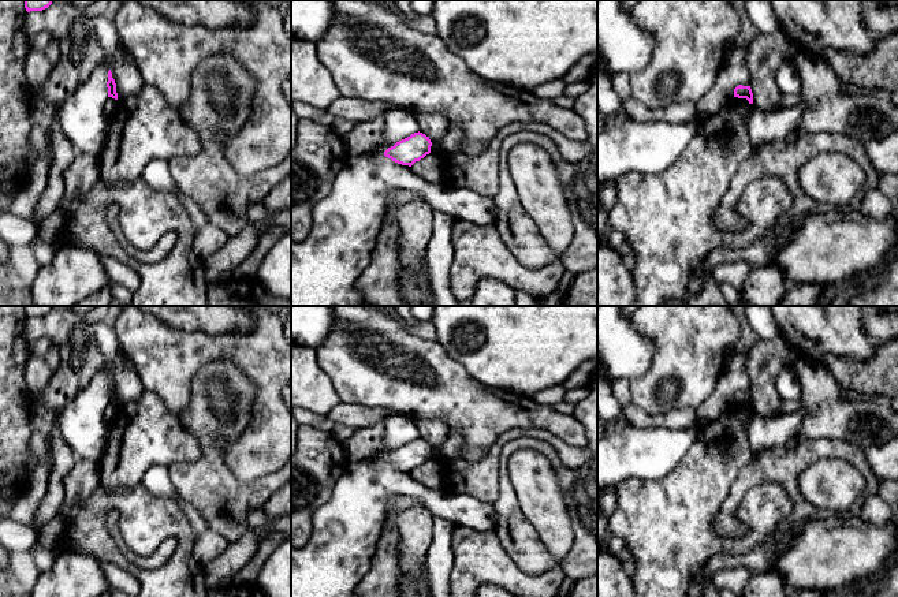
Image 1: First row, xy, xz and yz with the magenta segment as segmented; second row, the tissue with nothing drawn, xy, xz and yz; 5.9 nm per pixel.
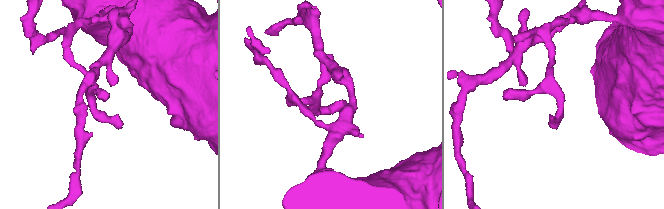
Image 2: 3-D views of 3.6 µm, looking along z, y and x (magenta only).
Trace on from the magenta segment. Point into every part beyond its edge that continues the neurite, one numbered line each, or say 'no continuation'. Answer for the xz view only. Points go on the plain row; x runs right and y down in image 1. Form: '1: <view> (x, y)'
no continuation

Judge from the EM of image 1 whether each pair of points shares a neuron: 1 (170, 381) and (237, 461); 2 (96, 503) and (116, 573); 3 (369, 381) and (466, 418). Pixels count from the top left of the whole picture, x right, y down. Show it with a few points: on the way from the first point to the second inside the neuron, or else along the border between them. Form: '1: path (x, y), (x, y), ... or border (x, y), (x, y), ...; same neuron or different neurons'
1: path (213, 351), (237, 351), (265, 380), (265, 417); same neuron
2: border (100, 559), (126, 568), (140, 582); different neurons
3: path (394, 381), (442, 394); same neuron

